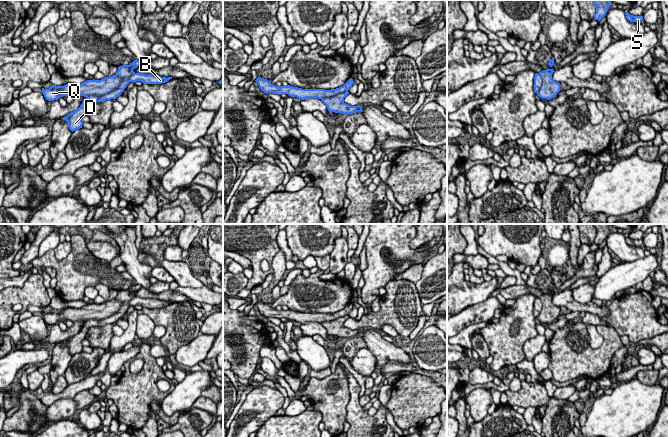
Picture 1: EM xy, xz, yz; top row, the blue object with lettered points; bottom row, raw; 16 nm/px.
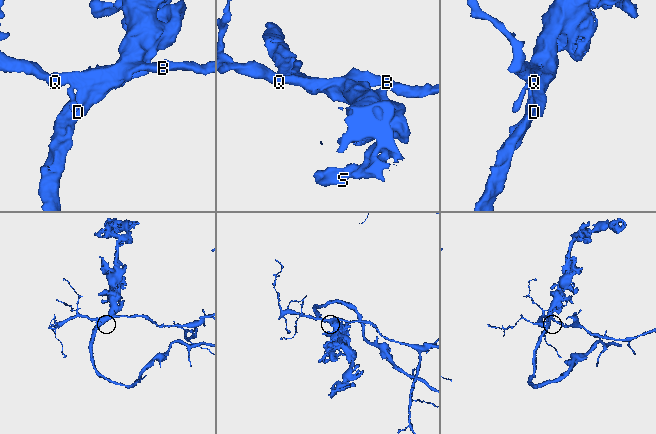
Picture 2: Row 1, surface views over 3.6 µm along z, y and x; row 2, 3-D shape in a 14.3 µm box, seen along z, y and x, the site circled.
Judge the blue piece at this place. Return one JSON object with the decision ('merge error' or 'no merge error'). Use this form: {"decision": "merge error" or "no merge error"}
{"decision": "merge error"}

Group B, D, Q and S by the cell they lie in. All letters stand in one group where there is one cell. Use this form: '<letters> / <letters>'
B Q / D S

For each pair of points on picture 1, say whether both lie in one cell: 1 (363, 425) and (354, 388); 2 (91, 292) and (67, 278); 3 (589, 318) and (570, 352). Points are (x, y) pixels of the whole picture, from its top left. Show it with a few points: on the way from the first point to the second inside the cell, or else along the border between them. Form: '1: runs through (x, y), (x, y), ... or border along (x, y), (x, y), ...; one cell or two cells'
1: runs through (356, 416), (354, 397); one cell
2: border along (94, 286), (88, 286), (84, 291), (84, 295); two cells
3: border along (580, 320), (586, 324); two cells

